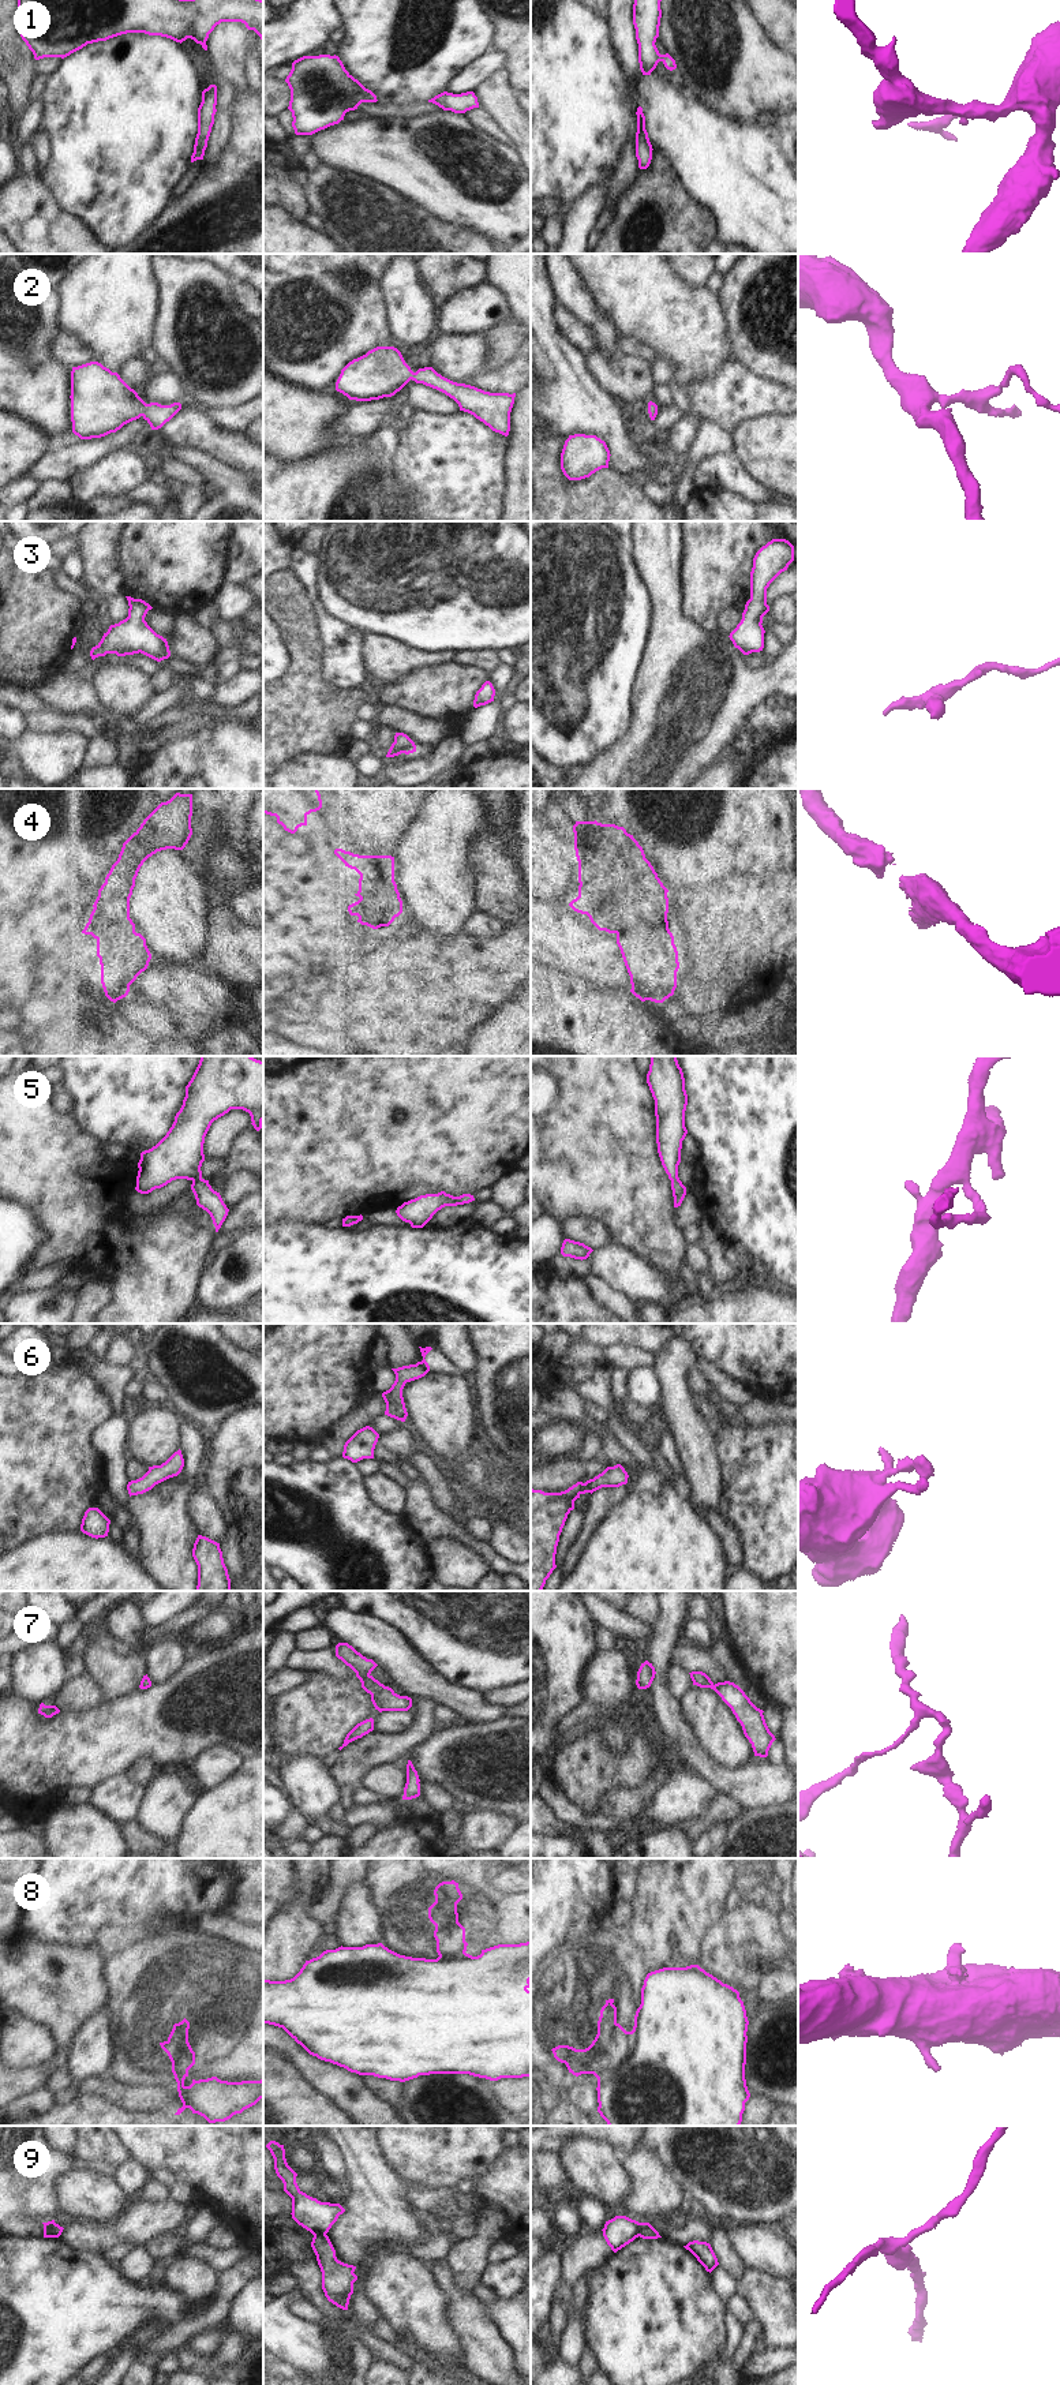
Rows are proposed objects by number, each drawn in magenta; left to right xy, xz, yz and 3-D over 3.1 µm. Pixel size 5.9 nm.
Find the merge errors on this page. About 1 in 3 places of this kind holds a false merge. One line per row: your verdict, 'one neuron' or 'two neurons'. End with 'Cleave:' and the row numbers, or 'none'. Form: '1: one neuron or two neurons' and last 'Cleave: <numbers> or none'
1: one neuron
2: one neuron
3: one neuron
4: one neuron
5: one neuron
6: one neuron
7: one neuron
8: two neurons
9: two neurons
Cleave: 8, 9

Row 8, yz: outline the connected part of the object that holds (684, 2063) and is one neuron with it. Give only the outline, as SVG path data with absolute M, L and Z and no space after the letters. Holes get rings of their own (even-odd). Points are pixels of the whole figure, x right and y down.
M698 1965L686 1967L663 1967L647 1974L641 1988L641 2004L634 2015L632 2032L626 2032L619 2023L611 2034L611 2044L589 2063L589 2071L598 2078L598 2112L608 2126L739 2126L745 2103L750 2093L745 2079L748 2017L739 1992L733 1987L707 1973Z

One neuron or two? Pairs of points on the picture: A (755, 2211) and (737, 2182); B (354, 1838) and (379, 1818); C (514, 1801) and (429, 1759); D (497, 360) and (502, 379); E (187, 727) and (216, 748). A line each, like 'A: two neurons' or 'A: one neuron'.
A: one neuron
B: two neurons
C: one neuron
D: two neurons
E: two neurons

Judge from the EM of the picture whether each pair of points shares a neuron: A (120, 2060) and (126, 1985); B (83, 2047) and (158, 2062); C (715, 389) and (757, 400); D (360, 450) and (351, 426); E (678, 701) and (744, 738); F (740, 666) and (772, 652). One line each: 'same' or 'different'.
A: same
B: different
C: same
D: different
E: different
F: different

